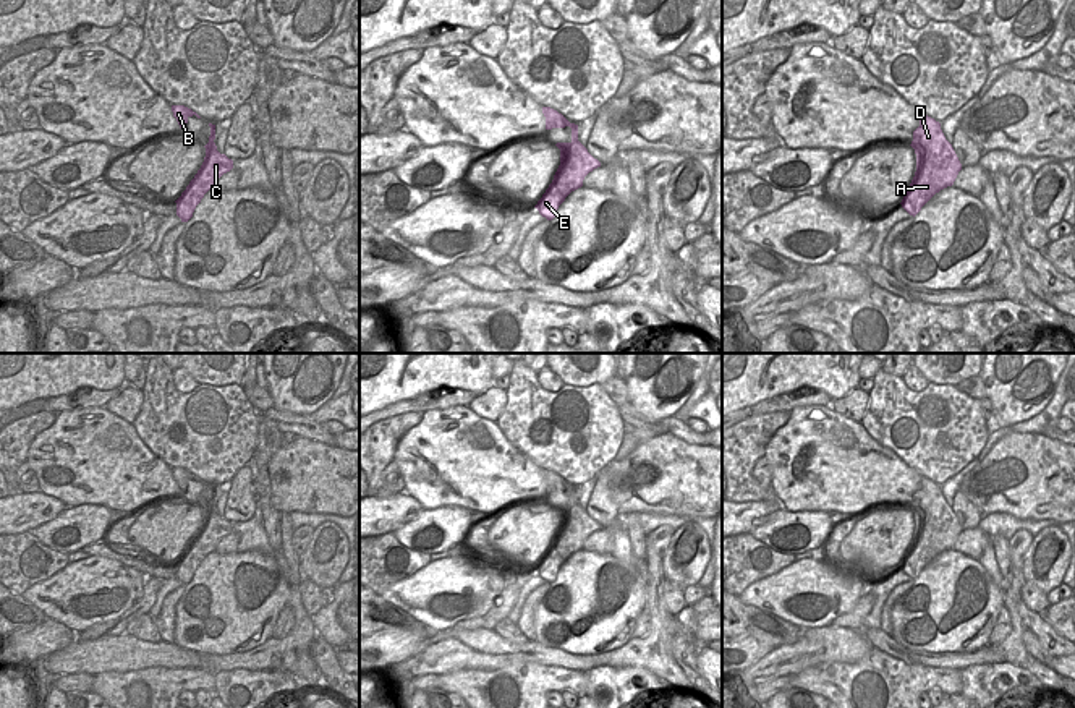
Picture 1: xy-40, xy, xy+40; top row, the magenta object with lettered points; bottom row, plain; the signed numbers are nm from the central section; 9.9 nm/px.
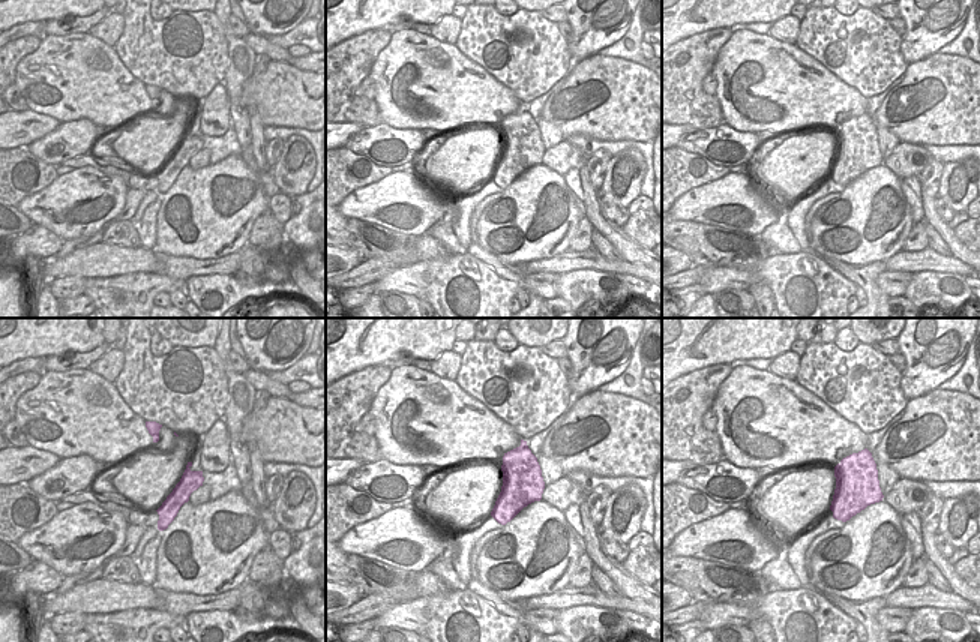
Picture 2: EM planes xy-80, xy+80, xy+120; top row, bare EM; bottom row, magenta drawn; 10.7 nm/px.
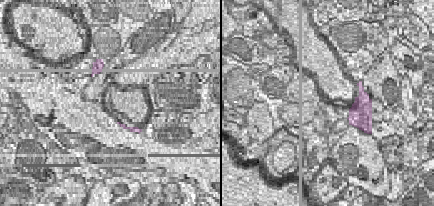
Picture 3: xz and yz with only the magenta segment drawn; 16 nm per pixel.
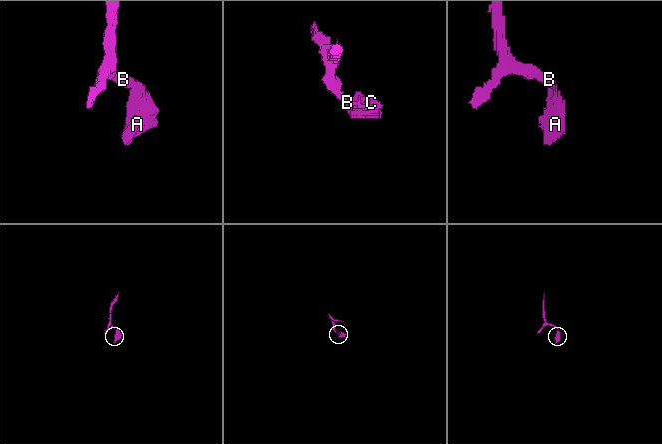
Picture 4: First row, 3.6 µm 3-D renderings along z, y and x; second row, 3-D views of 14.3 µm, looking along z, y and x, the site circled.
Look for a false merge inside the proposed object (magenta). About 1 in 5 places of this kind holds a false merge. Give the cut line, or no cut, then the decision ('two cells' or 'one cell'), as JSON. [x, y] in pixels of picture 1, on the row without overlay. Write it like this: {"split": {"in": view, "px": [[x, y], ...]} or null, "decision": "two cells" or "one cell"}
{"split": null, "decision": "one cell"}

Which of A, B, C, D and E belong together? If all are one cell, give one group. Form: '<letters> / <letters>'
A B C D E

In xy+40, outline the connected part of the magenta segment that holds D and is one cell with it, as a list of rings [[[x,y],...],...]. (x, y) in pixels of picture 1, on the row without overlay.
[[[924,476],[910,509],[916,517],[916,535],[900,567],[915,580],[936,556],[954,548],[962,527],[941,486]]]

